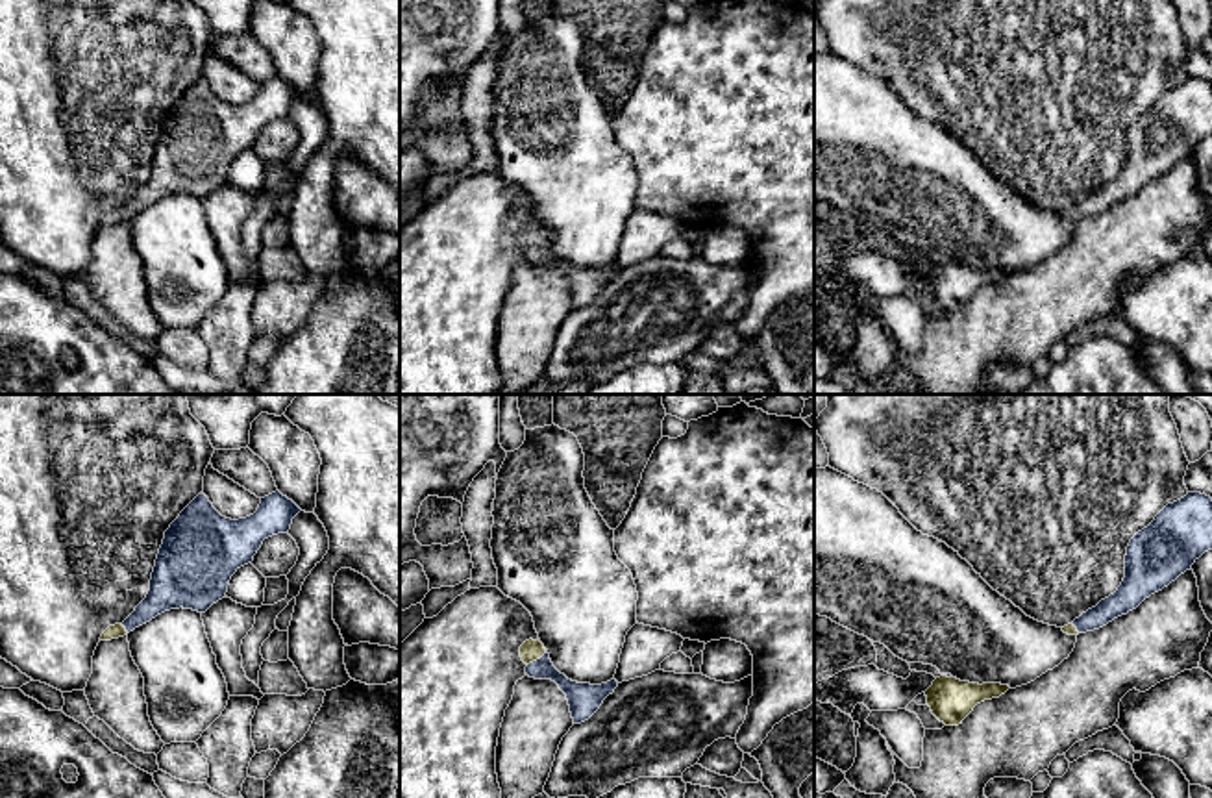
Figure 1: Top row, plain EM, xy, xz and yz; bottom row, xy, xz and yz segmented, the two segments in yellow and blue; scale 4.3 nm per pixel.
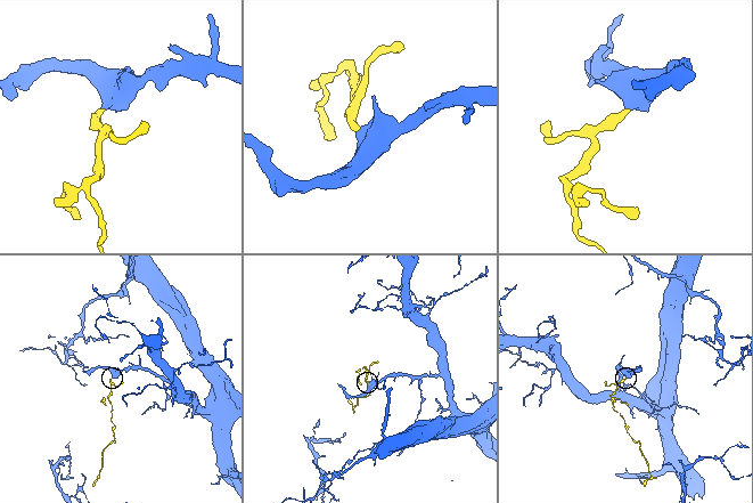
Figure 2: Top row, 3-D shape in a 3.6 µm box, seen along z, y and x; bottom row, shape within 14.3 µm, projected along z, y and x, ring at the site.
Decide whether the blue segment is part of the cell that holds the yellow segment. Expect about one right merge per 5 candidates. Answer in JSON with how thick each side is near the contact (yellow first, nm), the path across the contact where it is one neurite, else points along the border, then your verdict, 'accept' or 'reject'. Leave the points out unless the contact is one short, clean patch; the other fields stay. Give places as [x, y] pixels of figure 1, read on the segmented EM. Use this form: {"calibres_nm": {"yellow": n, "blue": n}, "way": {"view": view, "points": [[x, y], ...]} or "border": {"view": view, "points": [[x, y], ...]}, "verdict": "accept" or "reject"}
{"calibres_nm": {"yellow": 90, "blue": 120}, "way": {"view": "xz", "points": [[531, 650], [537, 658], [580, 697]]}, "verdict": "accept"}

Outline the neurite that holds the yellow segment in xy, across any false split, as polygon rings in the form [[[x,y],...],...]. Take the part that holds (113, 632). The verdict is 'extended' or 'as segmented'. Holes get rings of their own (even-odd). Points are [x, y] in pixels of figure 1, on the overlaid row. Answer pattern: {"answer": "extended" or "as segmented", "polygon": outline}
{"answer": "extended", "polygon": [[[276,491],[261,498],[254,515],[231,520],[204,493],[198,494],[165,531],[146,598],[122,624],[109,626],[100,641],[124,637],[170,609],[205,613],[226,598],[231,576],[254,561],[263,541],[289,533],[300,511]]]}

